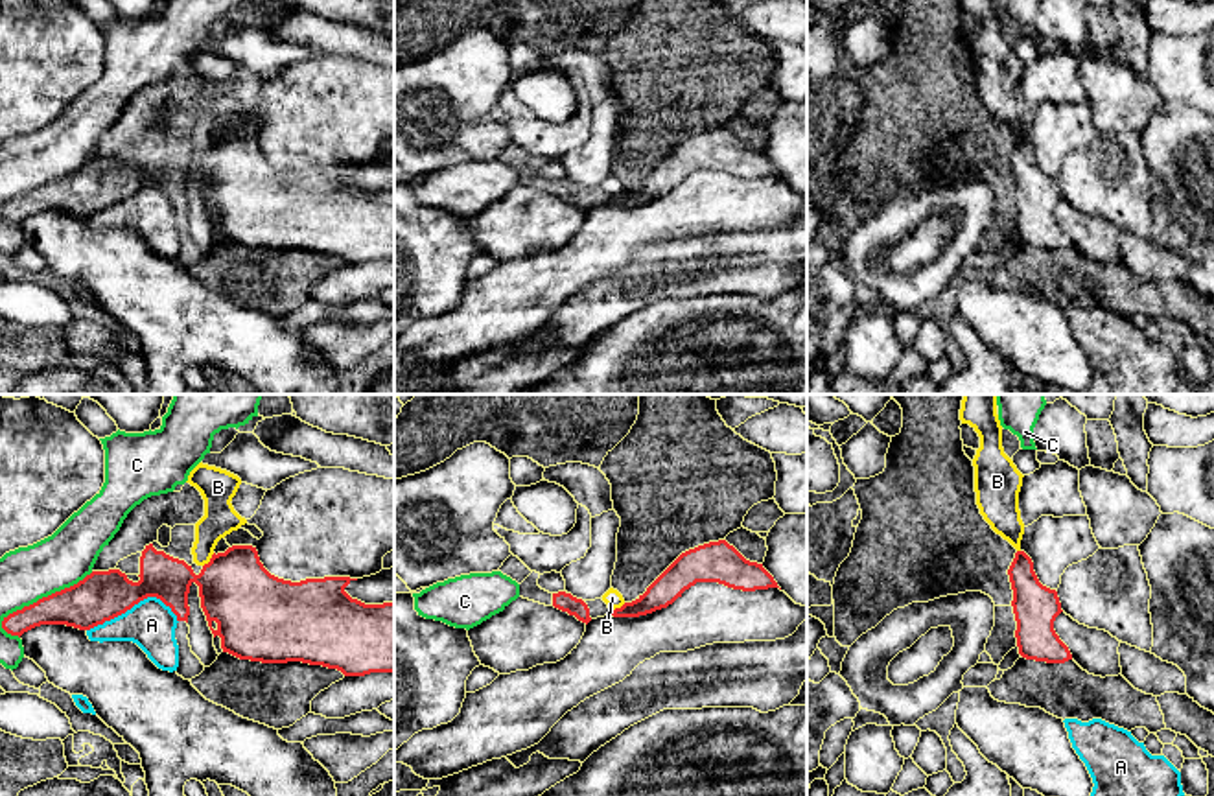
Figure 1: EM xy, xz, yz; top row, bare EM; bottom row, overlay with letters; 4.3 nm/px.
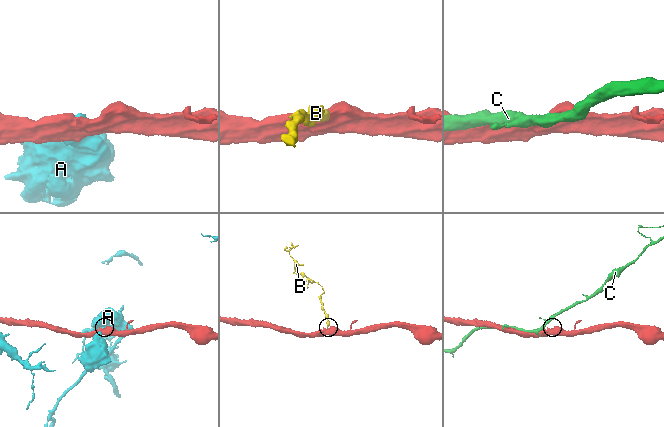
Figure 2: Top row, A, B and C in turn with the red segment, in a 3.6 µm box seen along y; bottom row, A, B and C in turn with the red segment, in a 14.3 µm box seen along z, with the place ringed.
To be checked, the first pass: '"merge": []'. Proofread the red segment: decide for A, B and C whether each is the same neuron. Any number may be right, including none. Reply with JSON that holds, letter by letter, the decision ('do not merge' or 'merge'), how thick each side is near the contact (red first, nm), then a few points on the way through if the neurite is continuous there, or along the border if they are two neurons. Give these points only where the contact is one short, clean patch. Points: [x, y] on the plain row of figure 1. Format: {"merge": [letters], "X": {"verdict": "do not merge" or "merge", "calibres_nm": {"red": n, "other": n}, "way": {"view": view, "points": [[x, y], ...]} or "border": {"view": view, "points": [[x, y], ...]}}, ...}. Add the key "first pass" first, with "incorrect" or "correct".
{"first pass": "incorrect", "merge": ["B"], "A": {"verdict": "do not merge", "calibres_nm": {"red": 220, "other": 220}}, "B": {"verdict": "merge", "calibres_nm": {"red": 320, "other": 150}}, "C": {"verdict": "do not merge", "calibres_nm": {"red": 220, "other": 240}}}

